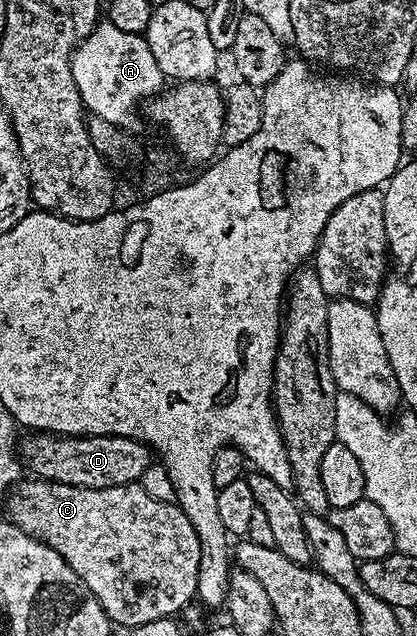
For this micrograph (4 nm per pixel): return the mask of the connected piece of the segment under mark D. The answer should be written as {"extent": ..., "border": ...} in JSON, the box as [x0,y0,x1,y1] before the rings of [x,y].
{"extent":[18,432,154,488],"border":[[[36,432],[24,443],[18,446],[18,454],[23,465],[33,471],[33,475],[47,478],[49,482],[61,482],[71,486],[86,486],[88,488],[110,488],[121,486],[127,482],[140,482],[148,466],[153,465],[154,454],[143,442],[133,438],[123,438],[113,434],[85,434],[83,436],[69,436],[67,434],[49,434],[47,432]]]}

